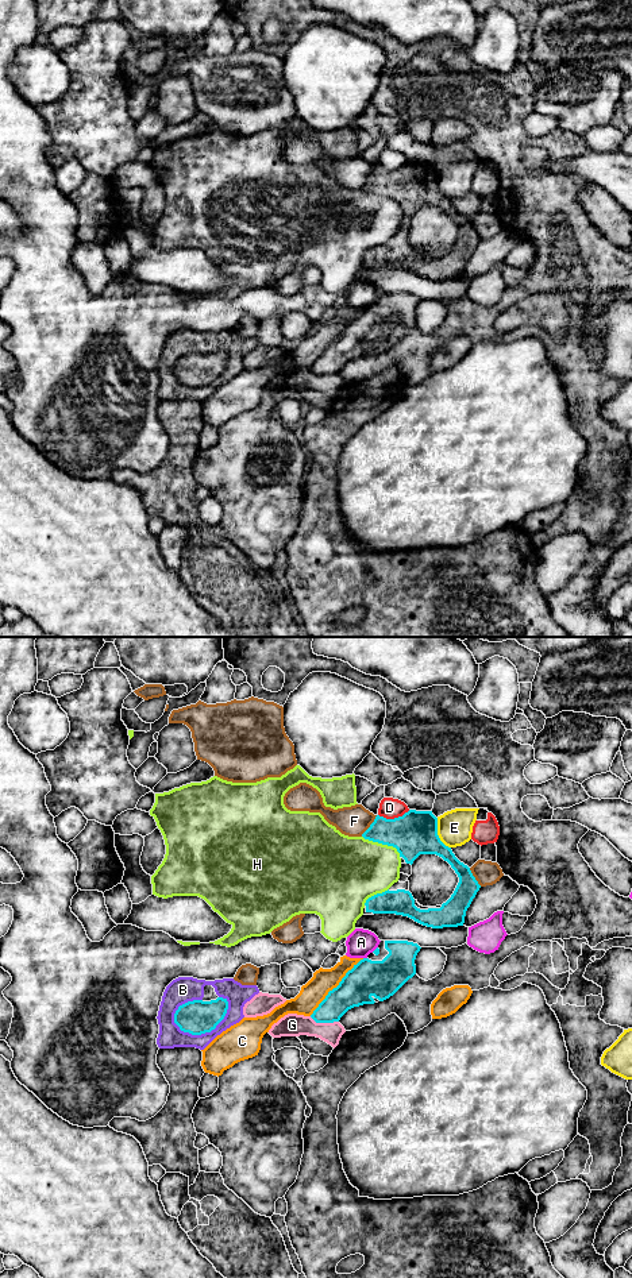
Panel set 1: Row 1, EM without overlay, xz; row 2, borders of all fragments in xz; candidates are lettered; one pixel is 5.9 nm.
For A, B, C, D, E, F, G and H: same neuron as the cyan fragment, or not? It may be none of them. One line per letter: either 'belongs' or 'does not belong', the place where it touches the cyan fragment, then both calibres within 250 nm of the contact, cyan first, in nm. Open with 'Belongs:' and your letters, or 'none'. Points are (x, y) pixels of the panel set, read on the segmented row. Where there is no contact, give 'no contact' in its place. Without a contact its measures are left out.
Belongs: none
A: does not belong | xz (365, 958) | 220/160 nm
B: does not belong | xz (208, 1031) | 200/140 nm
C: does not belong | xz (336, 987) | 220/150 nm
D: does not belong | xz (394, 818) | 260/120 nm
E: does not belong | xz (436, 834) | 260/200 nm
F: does not belong | xz (370, 826) | 240/180 nm
G: does not belong | xz (324, 1022) | 190/140 nm
H: does not belong | xz (382, 844) | 260/400 nm

